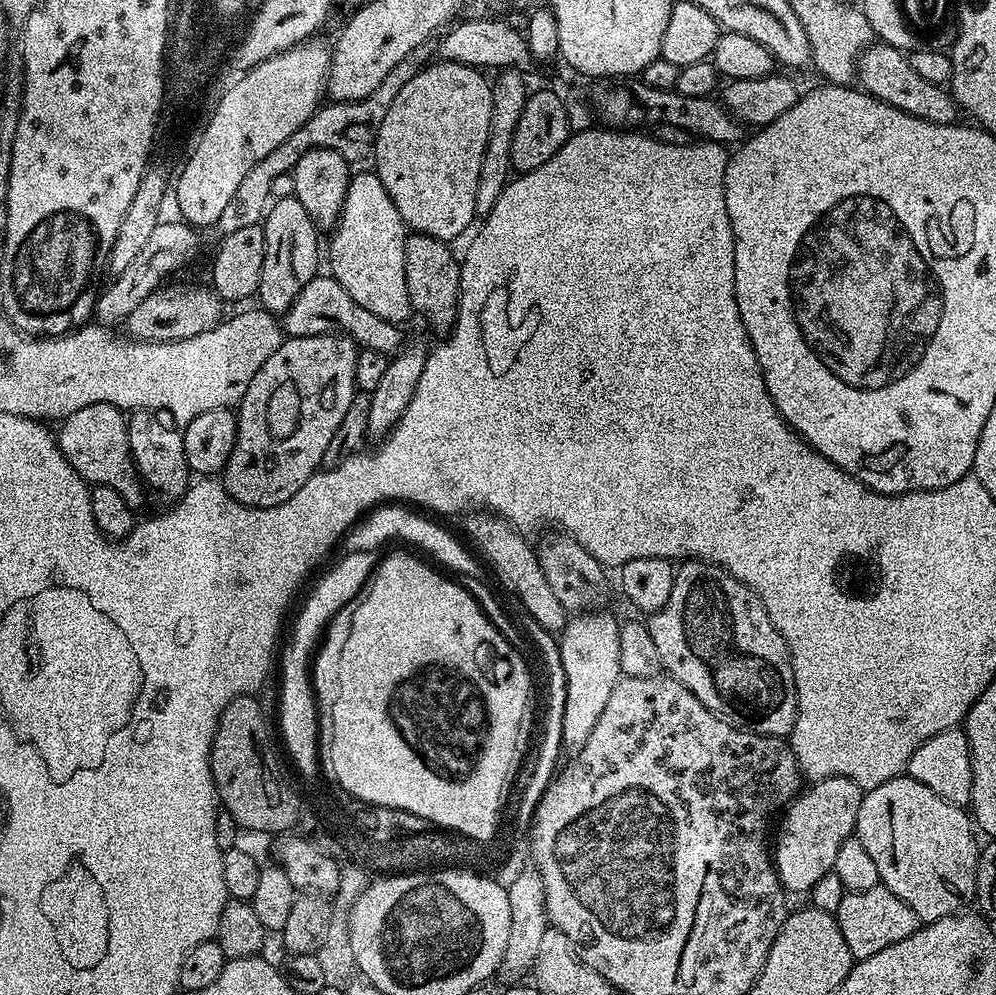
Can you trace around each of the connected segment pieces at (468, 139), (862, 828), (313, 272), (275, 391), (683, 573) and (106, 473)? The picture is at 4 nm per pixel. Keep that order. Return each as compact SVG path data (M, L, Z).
M432 62L420 69L402 90L390 102L390 110L386 110L386 118L382 118L382 126L376 135L376 147L374 149L374 171L382 178L382 186L386 186L386 194L398 206L398 214L404 219L405 225L412 232L430 234L439 240L455 241L455 236L460 236L468 227L473 227L472 220L477 219L476 195L478 194L478 182L480 181L480 171L482 170L482 154L486 150L486 138L490 130L490 102L492 101L492 86L487 76L481 69L471 68L465 64L454 64L451 62Z
M905 774L894 777L890 782L882 782L882 786L877 788L867 789L858 810L854 836L862 842L862 846L866 846L870 858L874 858L880 883L898 894L898 898L902 898L902 902L906 902L906 906L910 906L910 910L914 910L914 914L918 914L924 924L955 916L975 901L980 848L976 844L978 832L973 817L961 805L938 798L930 786L922 786L922 782Z
M295 195L273 199L262 221L262 227L264 230L264 261L262 262L258 304L265 312L282 314L294 302L294 298L298 298L298 294L302 292L302 286L306 286L310 278L318 275L319 268L316 267L322 264L322 244L316 241L316 235L318 235L316 223L310 218L310 214L306 214L302 202L298 202Z
M343 334L294 336L281 342L278 350L274 350L274 354L270 354L270 358L266 358L262 370L258 370L258 374L254 374L246 394L239 402L238 411L236 412L236 441L232 447L230 458L224 463L222 469L222 483L233 498L245 504L247 508L273 508L282 502L286 502L286 498L293 496L318 471L326 454L326 446L330 446L330 438L334 438L334 430L338 430L342 417L346 415L346 409L350 407L350 402L358 391L356 387L357 351L358 345L356 341Z
M685 560L676 568L674 578L674 590L670 590L670 598L666 598L666 606L662 606L656 612L651 613L646 620L648 629L654 642L658 645L658 654L662 654L664 663L663 671L677 680L686 690L698 698L698 702L706 705L715 716L720 716L726 723L733 724L735 728L745 728L747 732L757 732L763 736L787 737L791 733L796 721L796 679L792 673L792 659L788 653L786 642L778 630L774 630L774 622L770 622L770 614L766 614L766 606L762 606L760 599L738 578L731 576L725 568L717 564L709 564L706 560Z
M112 404L82 406L82 410L74 410L74 414L64 417L59 428L58 443L62 454L83 480L92 486L118 490L130 505L139 506L143 502L146 492L136 474L136 463L130 454L128 422L121 409Z

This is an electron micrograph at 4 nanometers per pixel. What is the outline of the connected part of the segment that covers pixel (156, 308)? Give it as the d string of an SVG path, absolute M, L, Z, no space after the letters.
M172 284L161 286L152 292L126 317L127 335L137 340L163 342L166 340L185 340L215 328L222 319L222 301L211 287L200 284Z

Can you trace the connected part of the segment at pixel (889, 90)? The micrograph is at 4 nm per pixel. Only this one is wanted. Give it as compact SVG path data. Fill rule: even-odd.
M873 42L860 55L858 61L858 84L863 91L883 104L894 106L914 118L922 118L935 124L957 123L958 105L947 87L926 82L910 66L907 55L894 46Z

